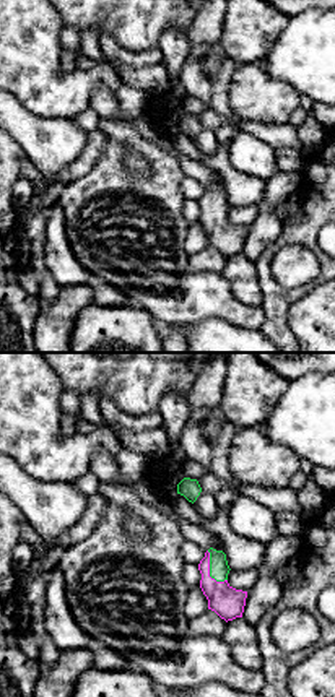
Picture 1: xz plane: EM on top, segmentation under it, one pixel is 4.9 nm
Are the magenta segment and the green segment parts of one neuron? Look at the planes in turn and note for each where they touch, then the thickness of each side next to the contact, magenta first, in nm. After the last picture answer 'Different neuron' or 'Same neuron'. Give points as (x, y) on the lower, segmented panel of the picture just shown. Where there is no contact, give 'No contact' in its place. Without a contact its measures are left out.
Touches magenta at (208, 572). Thickness 160 nm (magenta) against 100 nm

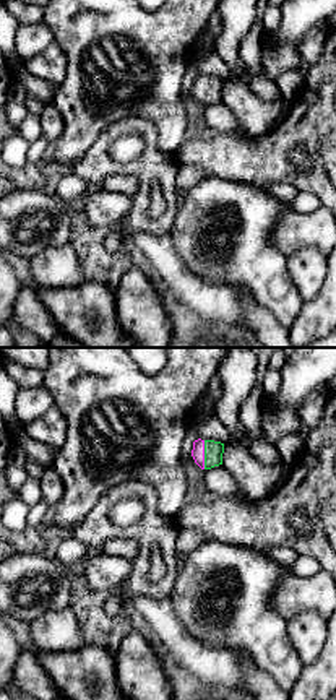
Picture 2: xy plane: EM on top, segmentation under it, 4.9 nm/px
Touches magenta at (203, 455). Thickness 60 nm (magenta) against 100 nm

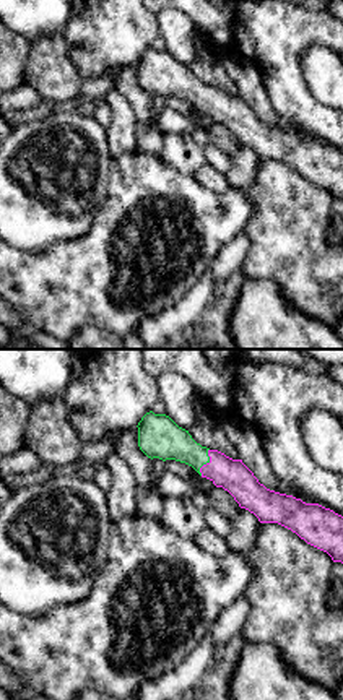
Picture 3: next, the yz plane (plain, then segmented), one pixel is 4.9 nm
Touches magenta at (207, 463). Thickness 160 nm (magenta) against 200 nm

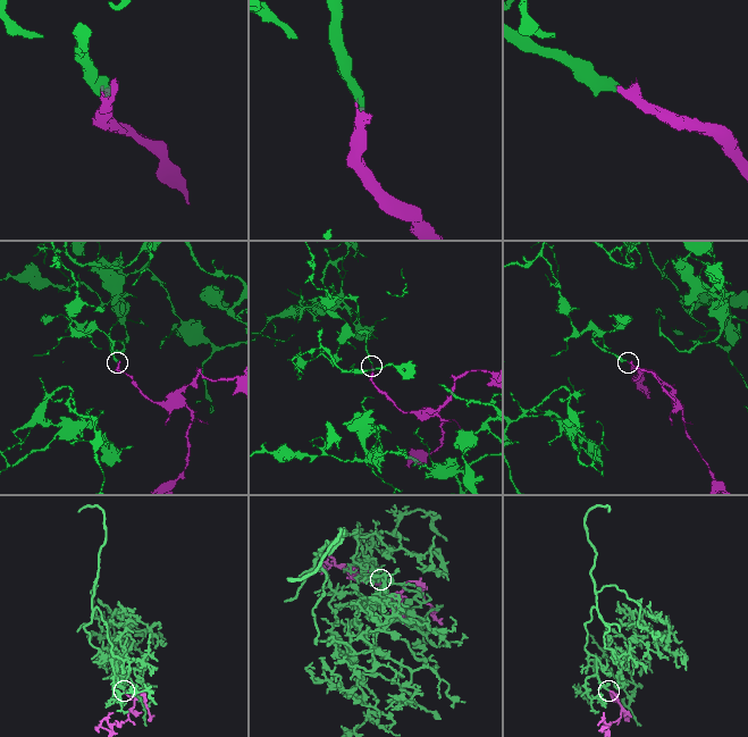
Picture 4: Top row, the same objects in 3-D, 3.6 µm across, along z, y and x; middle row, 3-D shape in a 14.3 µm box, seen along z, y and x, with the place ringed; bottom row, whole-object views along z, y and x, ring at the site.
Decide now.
Same neuron

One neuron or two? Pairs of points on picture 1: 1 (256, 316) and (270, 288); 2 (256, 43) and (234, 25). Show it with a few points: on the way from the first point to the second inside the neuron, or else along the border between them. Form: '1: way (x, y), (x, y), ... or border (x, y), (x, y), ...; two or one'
1: border (262, 306), (264, 317), (259, 329); two
2: way (251, 38), (239, 26); one

